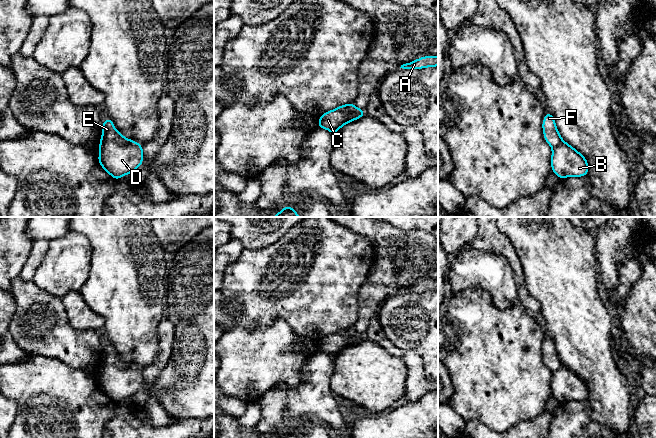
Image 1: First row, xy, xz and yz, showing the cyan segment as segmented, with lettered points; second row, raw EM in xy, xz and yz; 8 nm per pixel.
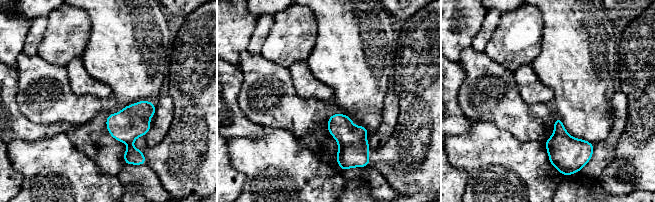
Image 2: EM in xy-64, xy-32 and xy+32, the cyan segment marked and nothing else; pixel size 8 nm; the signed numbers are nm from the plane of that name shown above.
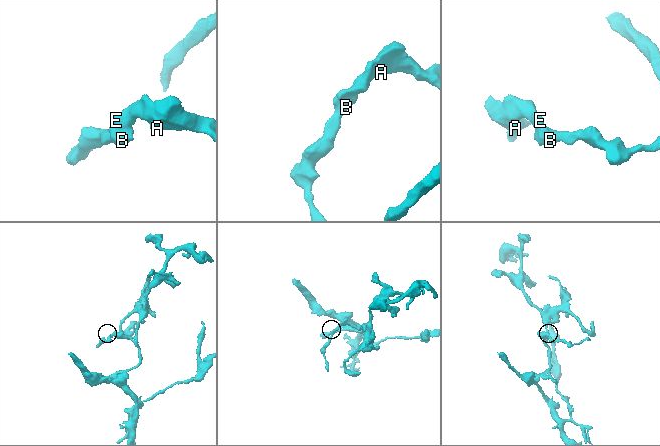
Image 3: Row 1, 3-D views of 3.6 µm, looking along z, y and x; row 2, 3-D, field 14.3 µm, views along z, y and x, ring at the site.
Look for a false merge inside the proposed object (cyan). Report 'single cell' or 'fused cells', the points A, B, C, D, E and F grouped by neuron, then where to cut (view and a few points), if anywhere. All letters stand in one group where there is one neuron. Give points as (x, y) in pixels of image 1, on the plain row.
fused cells; A E F / B C D; cut in xy along (102, 362), (122, 368), (132, 366)

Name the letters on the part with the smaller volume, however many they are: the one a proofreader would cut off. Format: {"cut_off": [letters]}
{"cut_off": ["B", "C", "D"]}

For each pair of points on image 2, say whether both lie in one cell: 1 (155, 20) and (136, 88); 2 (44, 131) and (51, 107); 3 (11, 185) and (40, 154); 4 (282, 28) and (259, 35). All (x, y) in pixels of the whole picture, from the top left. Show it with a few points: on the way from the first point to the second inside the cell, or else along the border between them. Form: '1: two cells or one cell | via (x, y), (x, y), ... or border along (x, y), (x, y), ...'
1: one cell | via (138, 37), (136, 39), (136, 71)
2: two cells | border along (24, 115), (33, 122), (65, 124), (69, 128)
3: two cells | border along (10, 161), (22, 177), (19, 191)
4: two cells | border along (274, 14), (272, 26), (259, 53)

